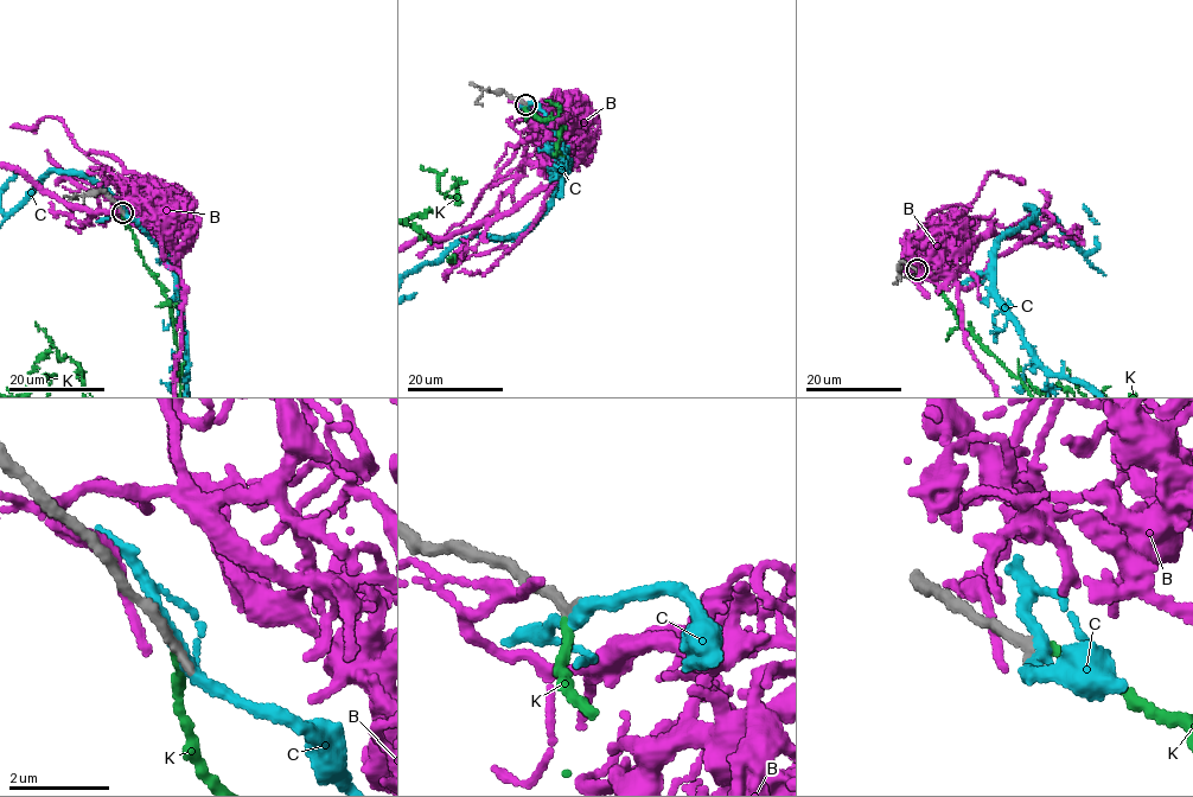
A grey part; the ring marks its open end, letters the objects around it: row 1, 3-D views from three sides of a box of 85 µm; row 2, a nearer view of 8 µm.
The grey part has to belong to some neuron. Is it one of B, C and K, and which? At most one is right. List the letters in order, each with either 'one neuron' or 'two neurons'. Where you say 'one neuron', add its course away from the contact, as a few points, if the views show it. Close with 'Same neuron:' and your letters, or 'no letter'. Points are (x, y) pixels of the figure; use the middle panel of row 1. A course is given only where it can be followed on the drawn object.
B: two neurons
C: two neurons
K: one neuron
Same neuron: K

